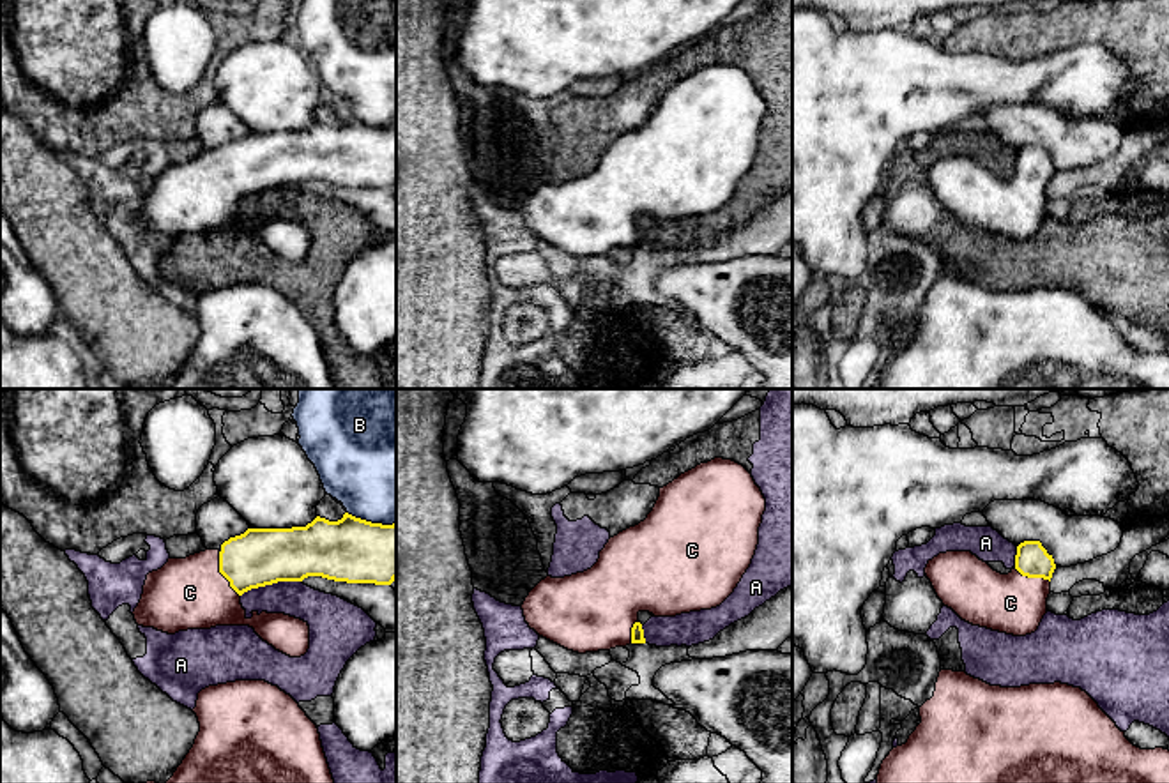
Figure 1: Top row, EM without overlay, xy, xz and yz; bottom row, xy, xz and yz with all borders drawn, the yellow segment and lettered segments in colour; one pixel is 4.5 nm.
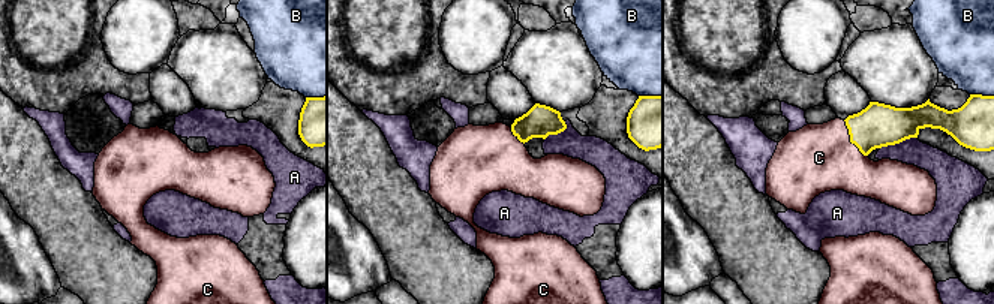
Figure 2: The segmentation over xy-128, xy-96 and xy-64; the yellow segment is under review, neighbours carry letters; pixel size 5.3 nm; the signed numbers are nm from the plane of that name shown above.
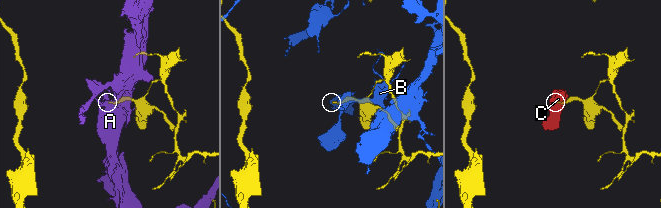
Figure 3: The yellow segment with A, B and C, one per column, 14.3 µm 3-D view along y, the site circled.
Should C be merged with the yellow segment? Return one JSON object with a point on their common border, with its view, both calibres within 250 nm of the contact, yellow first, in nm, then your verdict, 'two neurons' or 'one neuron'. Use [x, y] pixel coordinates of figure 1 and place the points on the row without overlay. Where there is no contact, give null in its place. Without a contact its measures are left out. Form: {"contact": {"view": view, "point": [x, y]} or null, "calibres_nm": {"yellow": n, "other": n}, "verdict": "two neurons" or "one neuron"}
{"contact": {"view": "xy", "point": [221, 177]}, "calibres_nm": {"yellow": 260, "other": 320}, "verdict": "one neuron"}

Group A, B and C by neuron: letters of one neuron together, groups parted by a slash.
A / B / C

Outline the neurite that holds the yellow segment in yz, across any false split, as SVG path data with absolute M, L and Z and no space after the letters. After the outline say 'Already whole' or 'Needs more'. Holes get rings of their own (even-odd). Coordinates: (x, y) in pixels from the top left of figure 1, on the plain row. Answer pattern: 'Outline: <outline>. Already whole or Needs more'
Outline: M1024 145L1008 179L994 175L971 156L939 157L928 164L925 179L943 209L962 224L1026 240L1047 217L1054 173L1054 163L1040 145Z. Needs more

